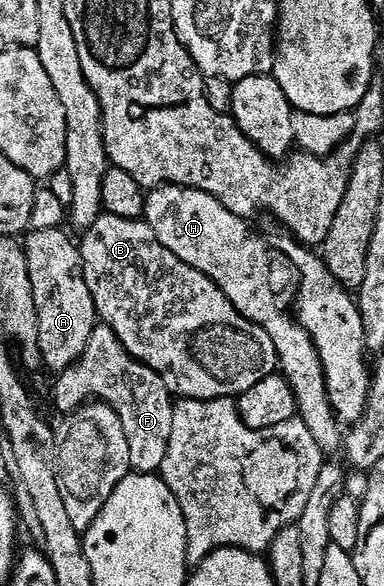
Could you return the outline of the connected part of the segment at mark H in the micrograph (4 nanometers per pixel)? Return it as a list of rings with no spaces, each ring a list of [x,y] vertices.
[[[173,184],[151,189],[146,194],[144,220],[152,228],[156,240],[160,240],[168,252],[172,252],[184,264],[196,268],[196,272],[208,276],[248,321],[264,328],[264,332],[272,336],[280,373],[292,388],[298,405],[297,417],[308,428],[308,432],[312,432],[312,440],[316,440],[323,455],[330,456],[337,450],[339,453],[344,446],[344,430],[330,403],[320,358],[297,317],[282,311],[274,295],[274,286],[270,283],[271,251],[263,239],[262,243],[250,231],[251,223],[228,212],[228,208],[224,208],[224,204],[220,204],[220,200],[208,192]]]

